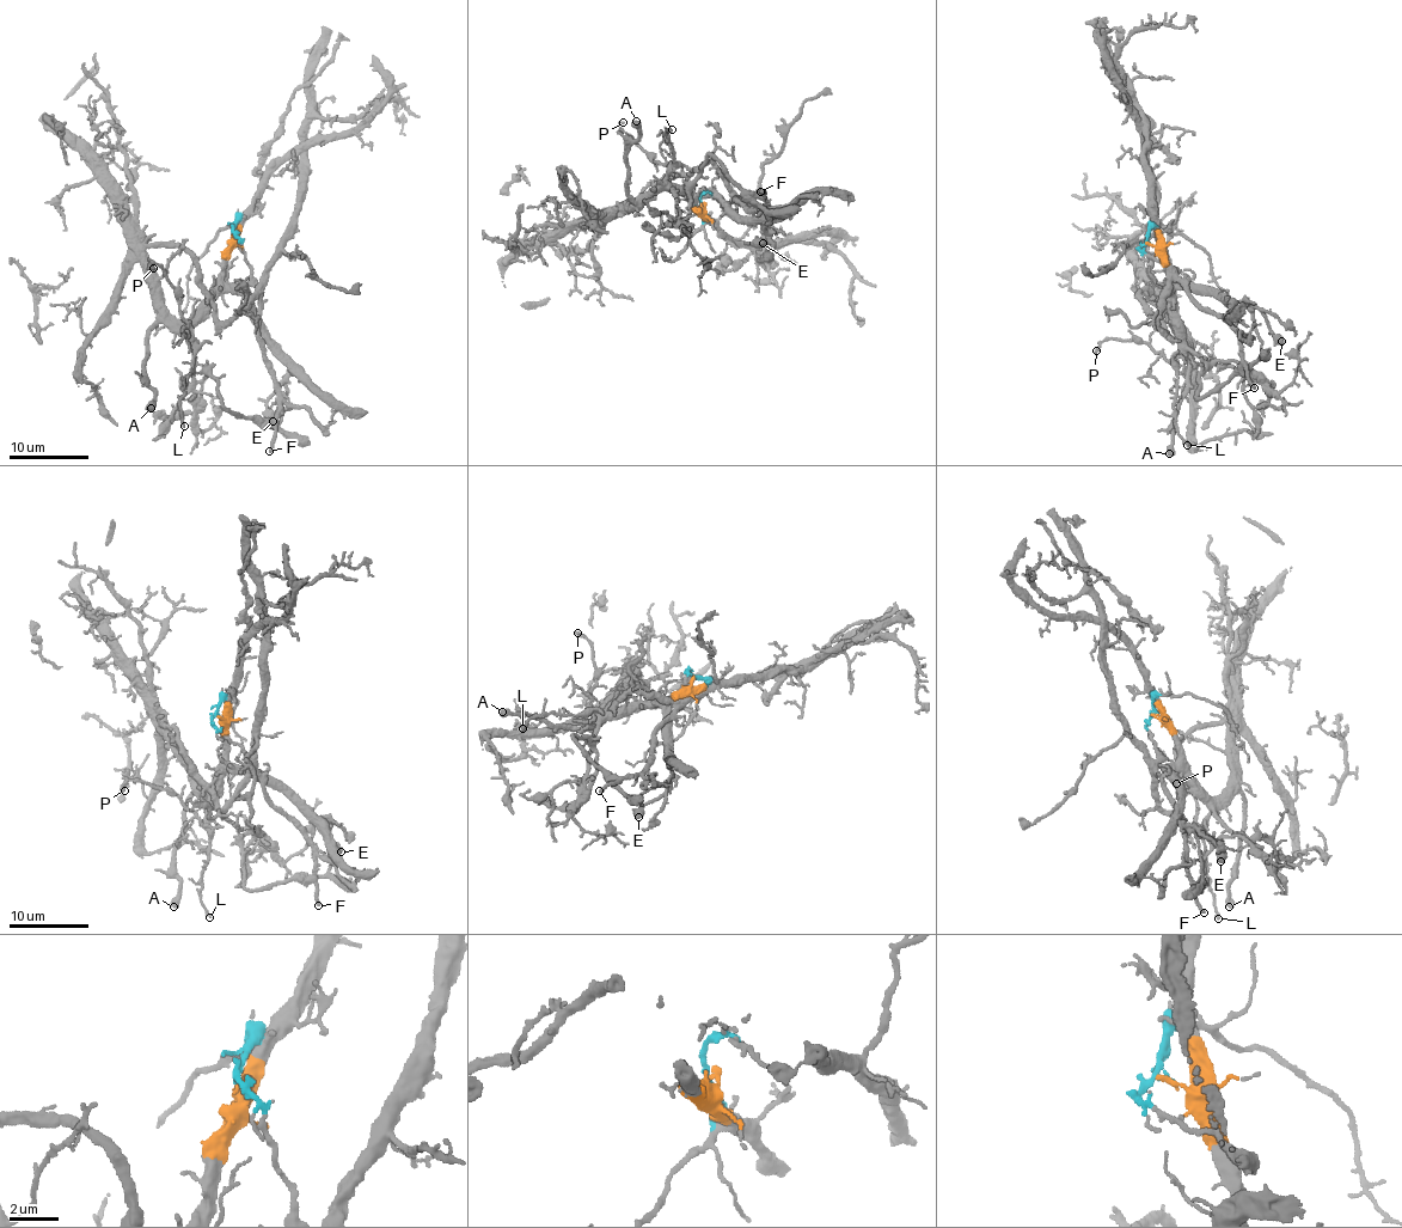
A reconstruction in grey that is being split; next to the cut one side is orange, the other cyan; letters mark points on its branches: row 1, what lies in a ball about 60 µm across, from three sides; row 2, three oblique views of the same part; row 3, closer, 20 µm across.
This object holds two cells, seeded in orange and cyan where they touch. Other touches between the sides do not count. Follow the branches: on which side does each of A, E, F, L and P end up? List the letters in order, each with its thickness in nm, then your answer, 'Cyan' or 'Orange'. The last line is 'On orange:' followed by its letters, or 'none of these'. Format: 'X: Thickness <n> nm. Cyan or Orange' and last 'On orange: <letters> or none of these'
A: Thickness 650 nm. Orange
E: Thickness 440 nm. Orange
F: Thickness 240 nm. Cyan
L: Thickness 140 nm. Orange
P: Thickness 150 nm. Orange
On orange: A, E, L, P

